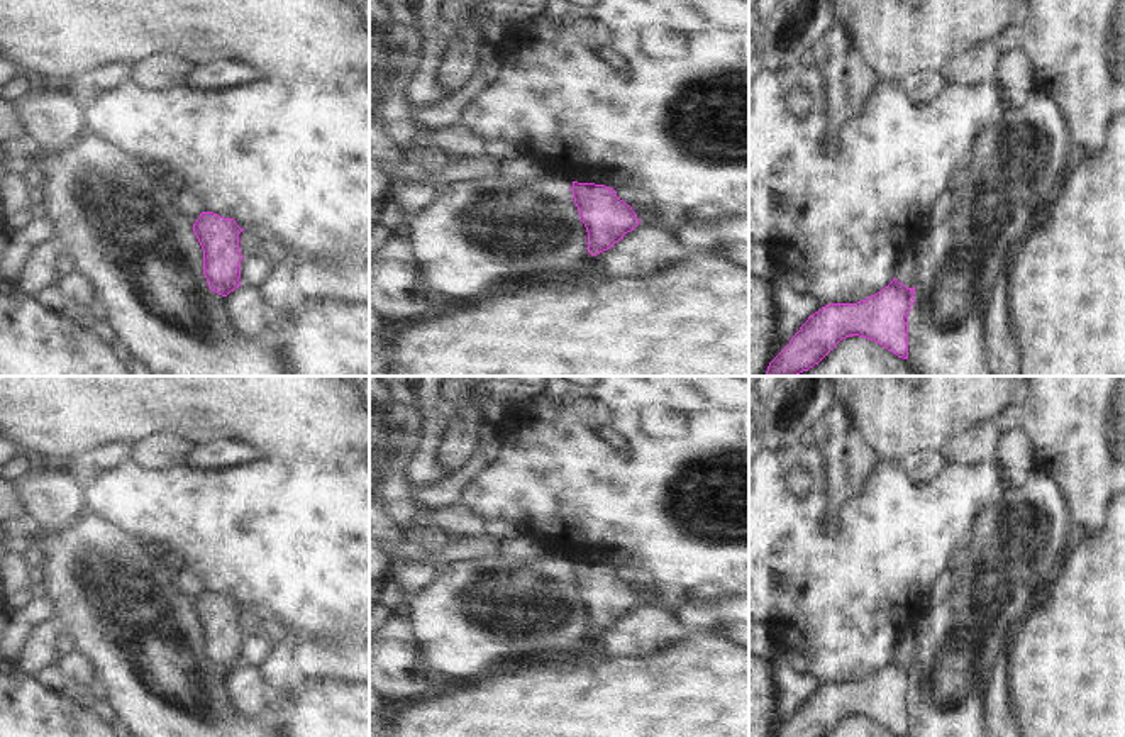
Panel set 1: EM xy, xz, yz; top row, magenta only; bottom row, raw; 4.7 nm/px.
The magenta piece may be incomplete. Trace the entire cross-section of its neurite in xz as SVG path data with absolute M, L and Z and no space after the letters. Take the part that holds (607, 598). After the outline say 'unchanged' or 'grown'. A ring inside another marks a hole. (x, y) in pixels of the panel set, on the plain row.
M573 561L571 571L579 600L588 612L588 632L591 635L613 627L640 603L632 586L620 579L613 568Z | unchanged

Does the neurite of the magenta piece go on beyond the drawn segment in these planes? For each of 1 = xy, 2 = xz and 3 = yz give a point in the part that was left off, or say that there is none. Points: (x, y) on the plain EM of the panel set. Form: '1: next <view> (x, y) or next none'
1: next none
2: next none
3: next none

